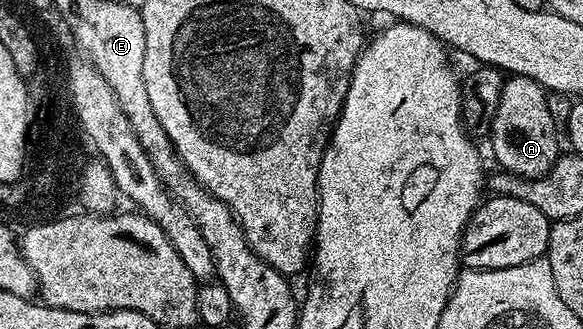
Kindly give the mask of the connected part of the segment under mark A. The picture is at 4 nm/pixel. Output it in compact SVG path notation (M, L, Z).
M514 74L505 77L490 129L492 154L501 171L529 179L546 176L550 168L554 168L562 153L562 138L556 135L556 118L548 107L547 97L544 87L526 76Z

